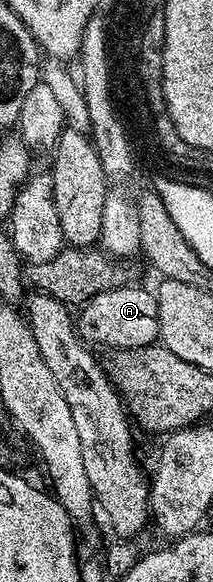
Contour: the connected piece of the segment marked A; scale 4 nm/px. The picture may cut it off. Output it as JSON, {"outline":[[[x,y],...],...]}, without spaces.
{"outline":[[[123,285],[92,297],[82,308],[82,316],[76,319],[81,334],[91,344],[128,351],[131,347],[149,347],[159,342],[158,297],[146,287]]]}

